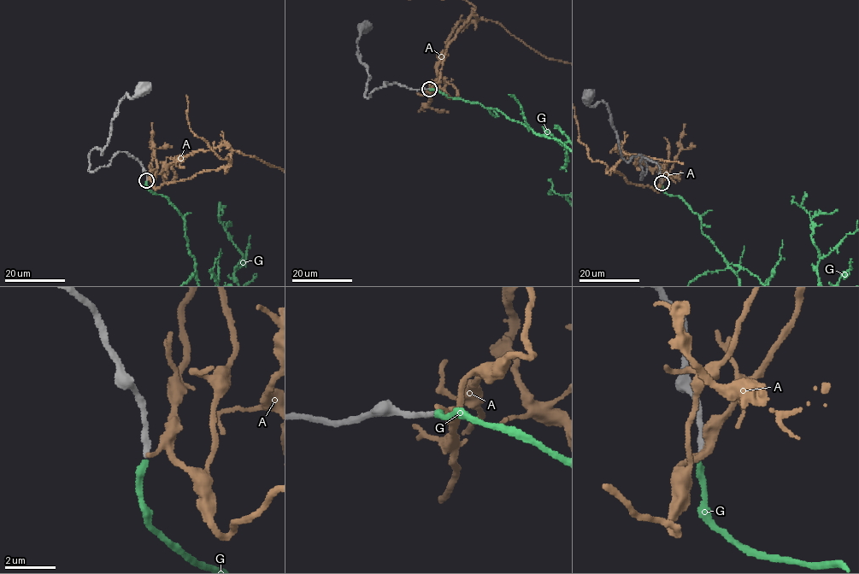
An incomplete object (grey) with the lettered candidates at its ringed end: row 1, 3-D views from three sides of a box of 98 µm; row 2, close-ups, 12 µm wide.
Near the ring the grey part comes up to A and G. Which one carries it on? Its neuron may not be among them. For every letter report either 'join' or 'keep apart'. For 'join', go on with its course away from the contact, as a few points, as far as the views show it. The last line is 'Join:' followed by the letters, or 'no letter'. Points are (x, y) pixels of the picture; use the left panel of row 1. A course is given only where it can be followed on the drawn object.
A: keep apart
G: join
Join: G

